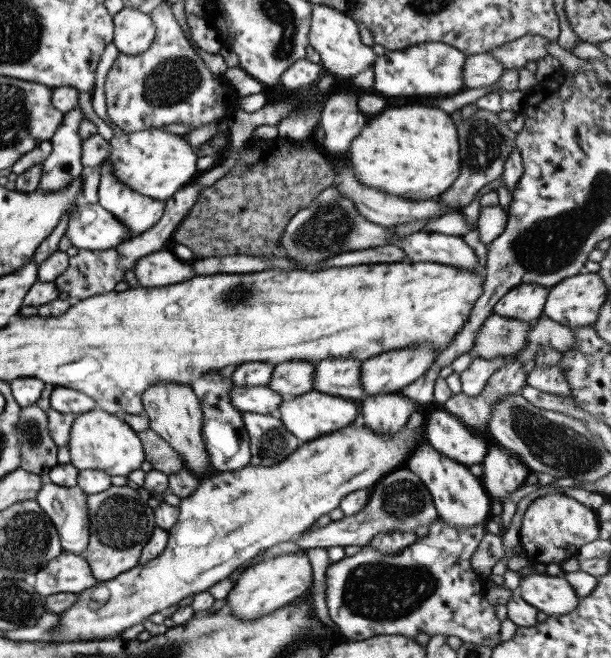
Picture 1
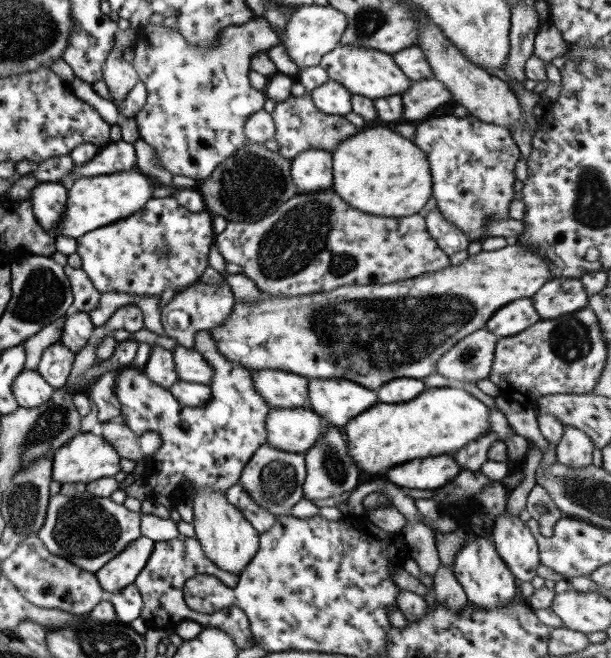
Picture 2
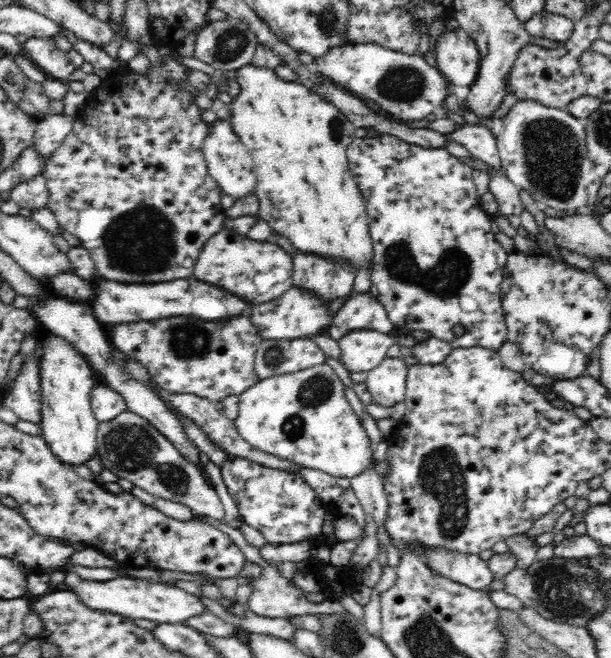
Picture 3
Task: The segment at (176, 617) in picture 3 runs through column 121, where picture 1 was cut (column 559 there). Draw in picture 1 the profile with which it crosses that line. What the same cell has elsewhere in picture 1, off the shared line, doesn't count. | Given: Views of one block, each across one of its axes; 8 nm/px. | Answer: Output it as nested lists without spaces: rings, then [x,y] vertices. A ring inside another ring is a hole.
[[[532,572],[518,585],[520,598],[546,615],[567,614],[577,605],[578,597],[563,576]]]

